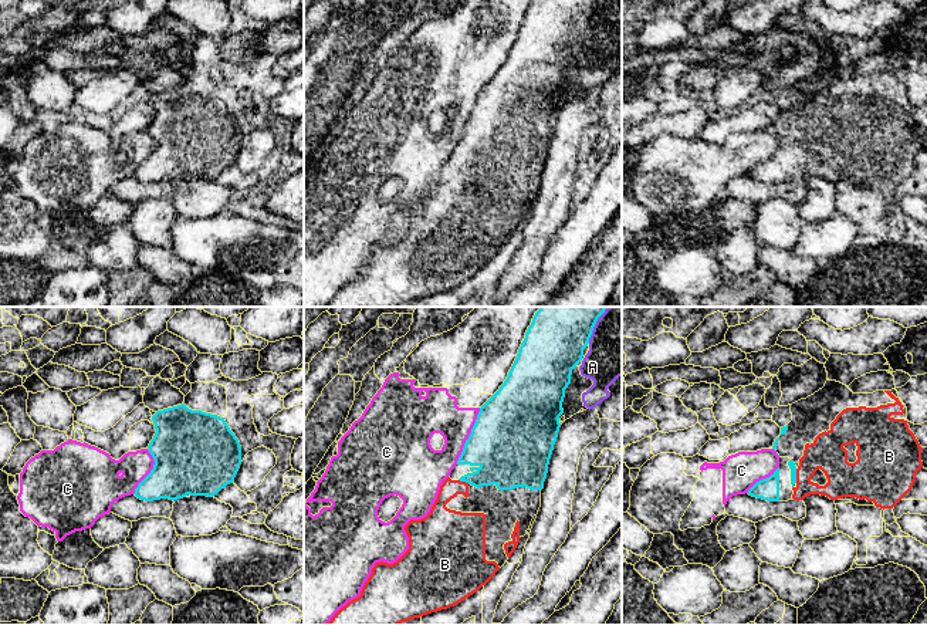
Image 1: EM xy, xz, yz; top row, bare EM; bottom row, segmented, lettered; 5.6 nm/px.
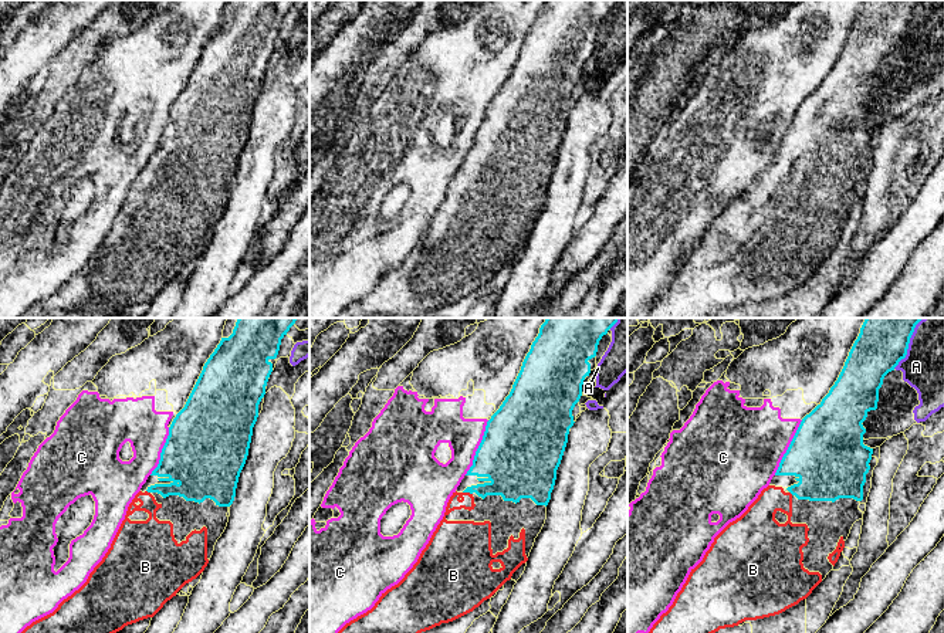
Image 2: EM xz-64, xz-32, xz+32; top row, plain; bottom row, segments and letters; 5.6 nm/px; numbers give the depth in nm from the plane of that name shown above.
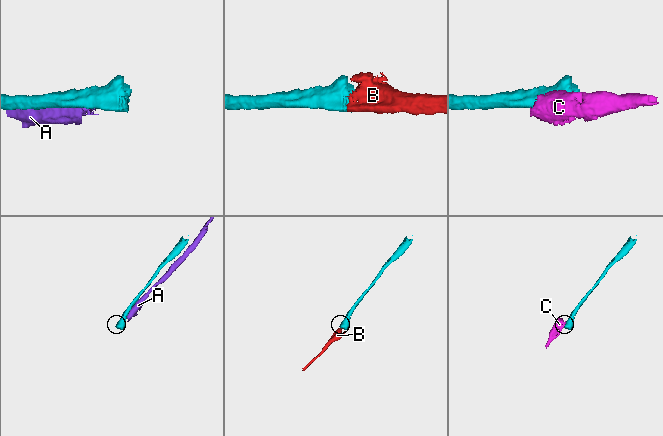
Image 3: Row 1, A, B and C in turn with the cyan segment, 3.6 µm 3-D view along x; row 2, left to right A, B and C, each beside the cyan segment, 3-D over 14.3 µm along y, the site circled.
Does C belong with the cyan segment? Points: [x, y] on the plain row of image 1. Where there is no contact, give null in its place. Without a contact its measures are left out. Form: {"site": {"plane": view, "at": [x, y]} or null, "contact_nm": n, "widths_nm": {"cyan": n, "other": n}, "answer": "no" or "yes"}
{"site": {"plane": "xz", "at": [469, 118]}, "contact_nm": 340, "widths_nm": {"cyan": 460, "other": 240}, "answer": "no"}

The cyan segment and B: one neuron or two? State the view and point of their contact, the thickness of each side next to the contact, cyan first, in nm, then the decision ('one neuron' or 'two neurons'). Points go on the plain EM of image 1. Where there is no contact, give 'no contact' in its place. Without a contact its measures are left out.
yz (795, 158) | 40/200 nm | one neuron

